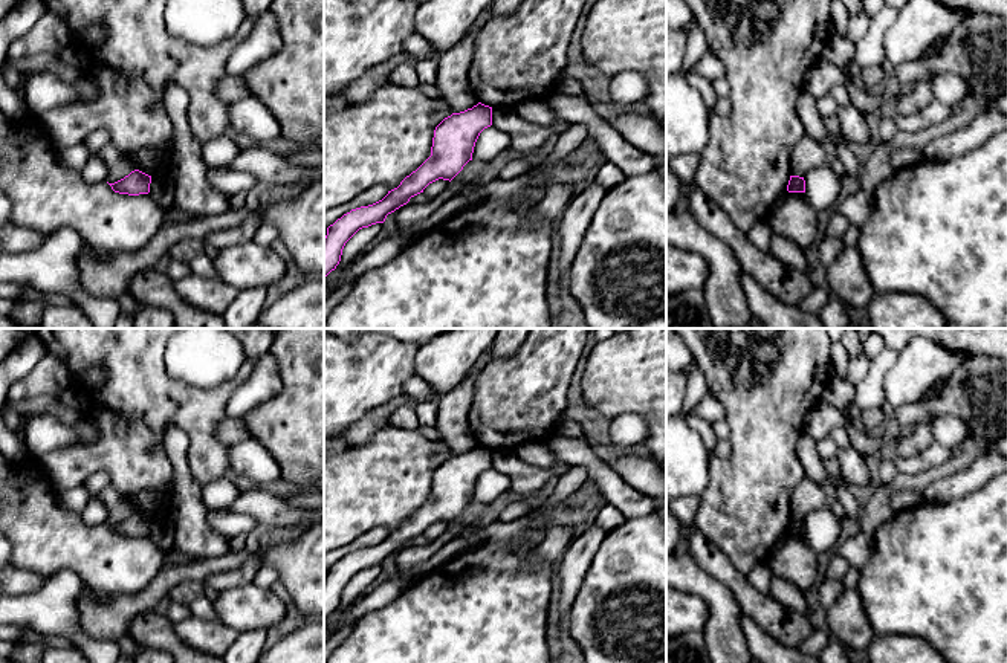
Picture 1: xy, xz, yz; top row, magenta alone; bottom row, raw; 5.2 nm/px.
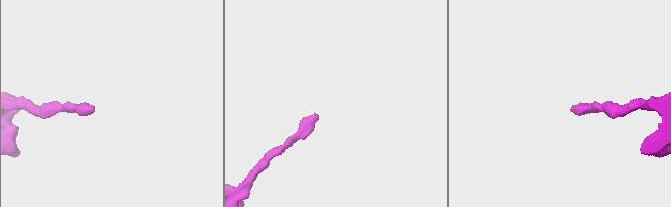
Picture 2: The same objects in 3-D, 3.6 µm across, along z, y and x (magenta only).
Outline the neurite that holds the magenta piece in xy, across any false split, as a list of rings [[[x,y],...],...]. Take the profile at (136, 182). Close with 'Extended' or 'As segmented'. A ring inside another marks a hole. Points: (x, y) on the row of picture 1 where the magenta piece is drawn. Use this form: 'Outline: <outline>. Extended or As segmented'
Outline: [[[134,170],[124,179],[108,183],[115,192],[128,194],[128,196],[139,196],[150,192],[151,176]]]. As segmented

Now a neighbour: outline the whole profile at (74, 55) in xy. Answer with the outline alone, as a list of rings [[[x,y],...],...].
[[[70,43],[66,49],[60,50],[60,58],[64,64],[87,72],[89,57],[86,49],[78,43]]]

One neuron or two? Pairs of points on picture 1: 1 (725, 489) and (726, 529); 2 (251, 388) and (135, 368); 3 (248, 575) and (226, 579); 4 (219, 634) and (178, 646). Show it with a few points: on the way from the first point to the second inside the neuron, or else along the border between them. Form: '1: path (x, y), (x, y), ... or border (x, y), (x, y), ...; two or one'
1: path (726, 498), (726, 520); one
2: border (260, 358), (252, 373), (229, 397), (225, 417); two
3: path (243, 575), (231, 579); one
4: border (173, 625), (178, 637), (191, 646); two

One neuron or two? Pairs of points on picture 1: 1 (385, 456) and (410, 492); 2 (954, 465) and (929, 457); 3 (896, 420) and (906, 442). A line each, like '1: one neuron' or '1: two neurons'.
1: one neuron
2: two neurons
3: two neurons

